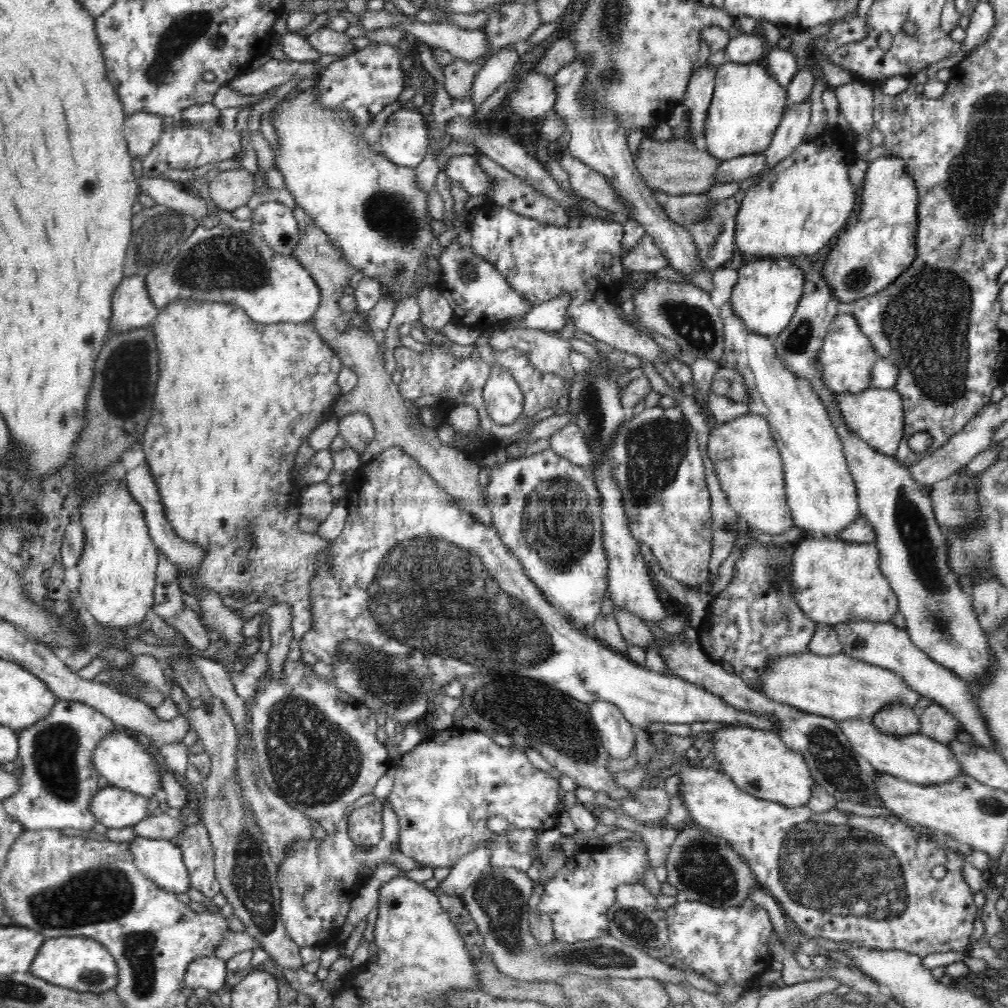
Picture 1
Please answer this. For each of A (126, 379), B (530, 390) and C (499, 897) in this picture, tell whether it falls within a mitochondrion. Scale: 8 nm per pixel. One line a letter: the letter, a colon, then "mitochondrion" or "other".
A: mitochondrion
B: other
C: mitochondrion

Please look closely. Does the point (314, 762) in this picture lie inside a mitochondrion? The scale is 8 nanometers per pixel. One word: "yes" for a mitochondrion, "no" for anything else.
yes

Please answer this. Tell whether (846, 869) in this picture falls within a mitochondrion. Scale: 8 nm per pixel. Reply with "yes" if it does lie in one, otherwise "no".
yes

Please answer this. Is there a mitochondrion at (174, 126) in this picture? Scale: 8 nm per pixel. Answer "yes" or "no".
no

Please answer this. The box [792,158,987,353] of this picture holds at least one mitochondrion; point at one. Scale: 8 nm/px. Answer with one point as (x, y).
(859, 278)

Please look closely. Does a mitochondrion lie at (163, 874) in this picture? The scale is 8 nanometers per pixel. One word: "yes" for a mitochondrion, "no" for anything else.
no

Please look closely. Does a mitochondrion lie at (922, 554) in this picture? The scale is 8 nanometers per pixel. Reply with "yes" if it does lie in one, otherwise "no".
yes

